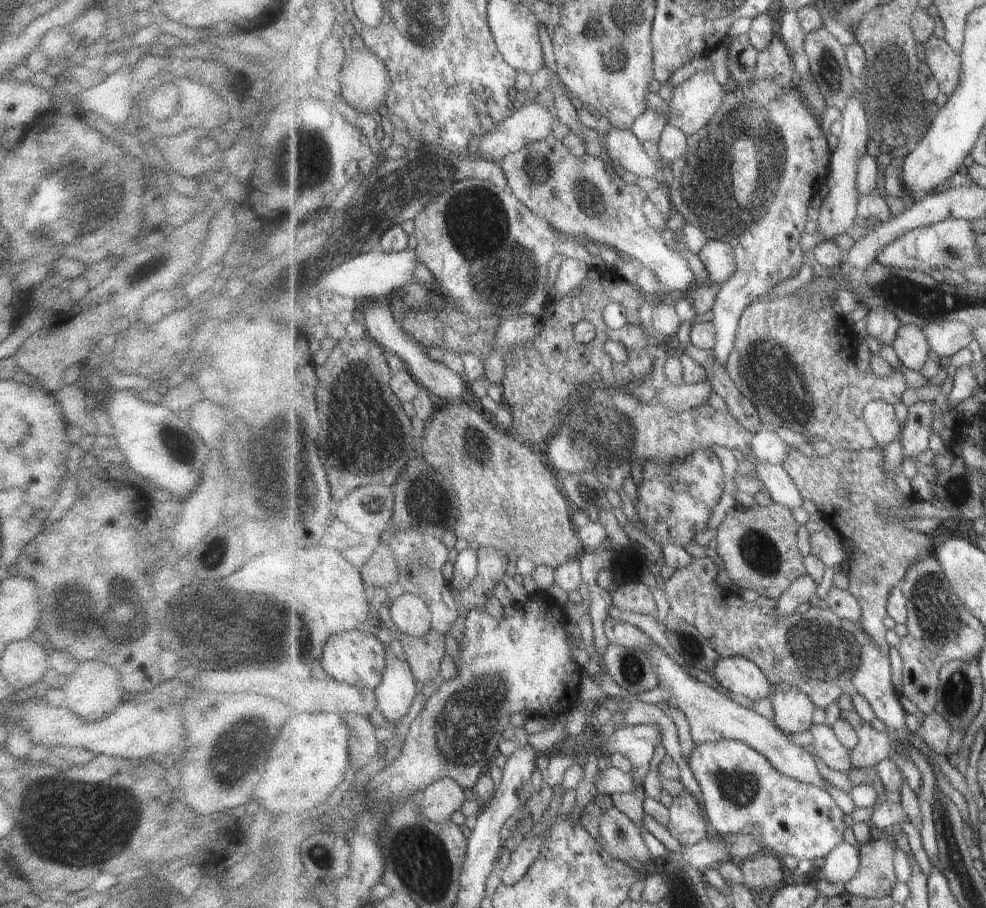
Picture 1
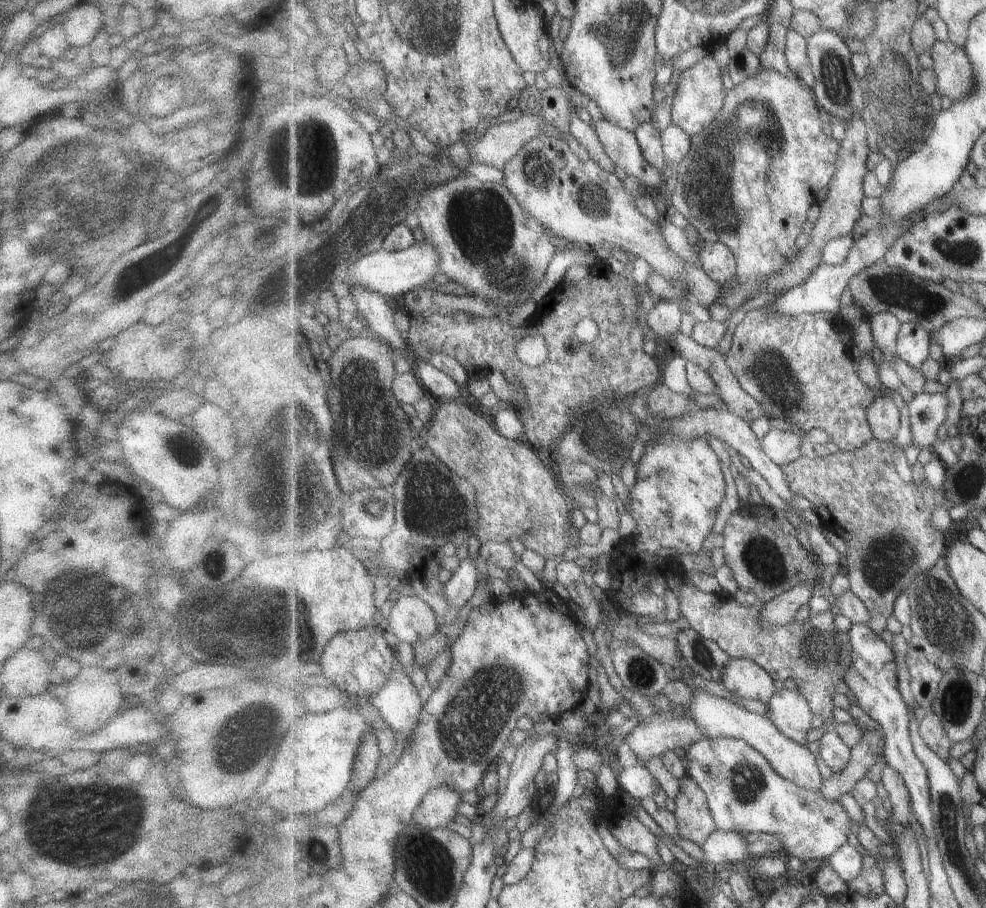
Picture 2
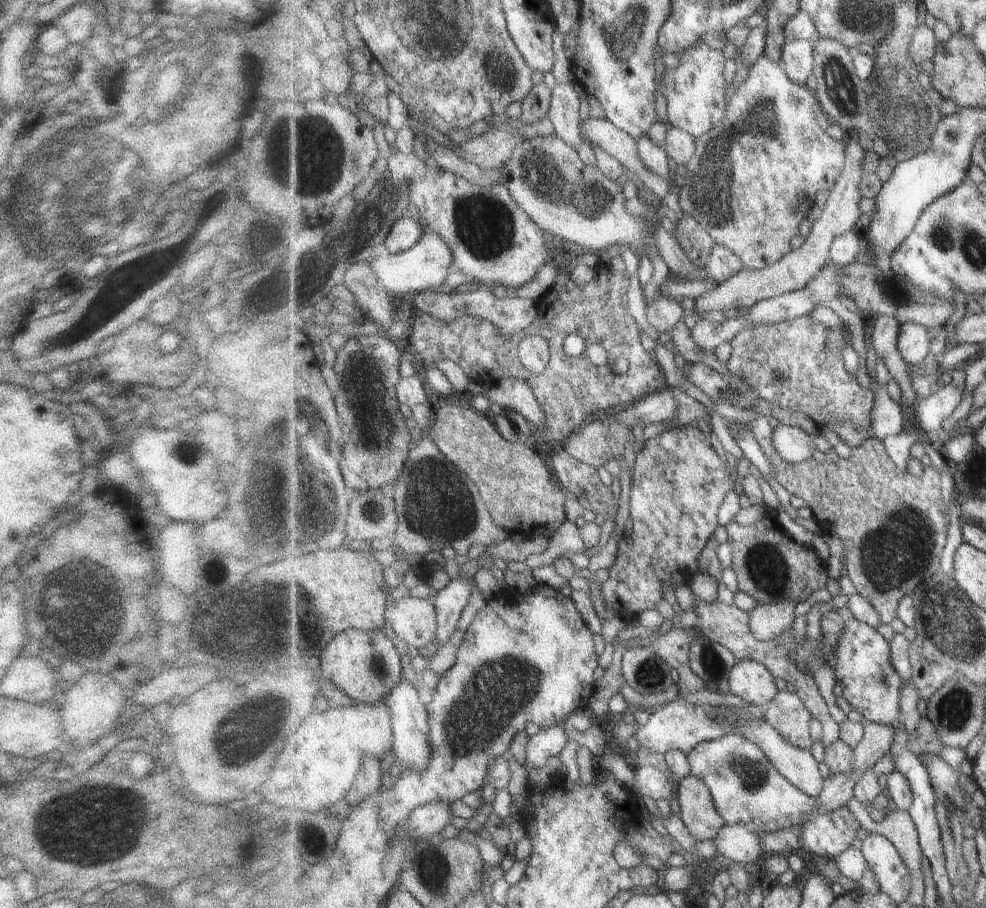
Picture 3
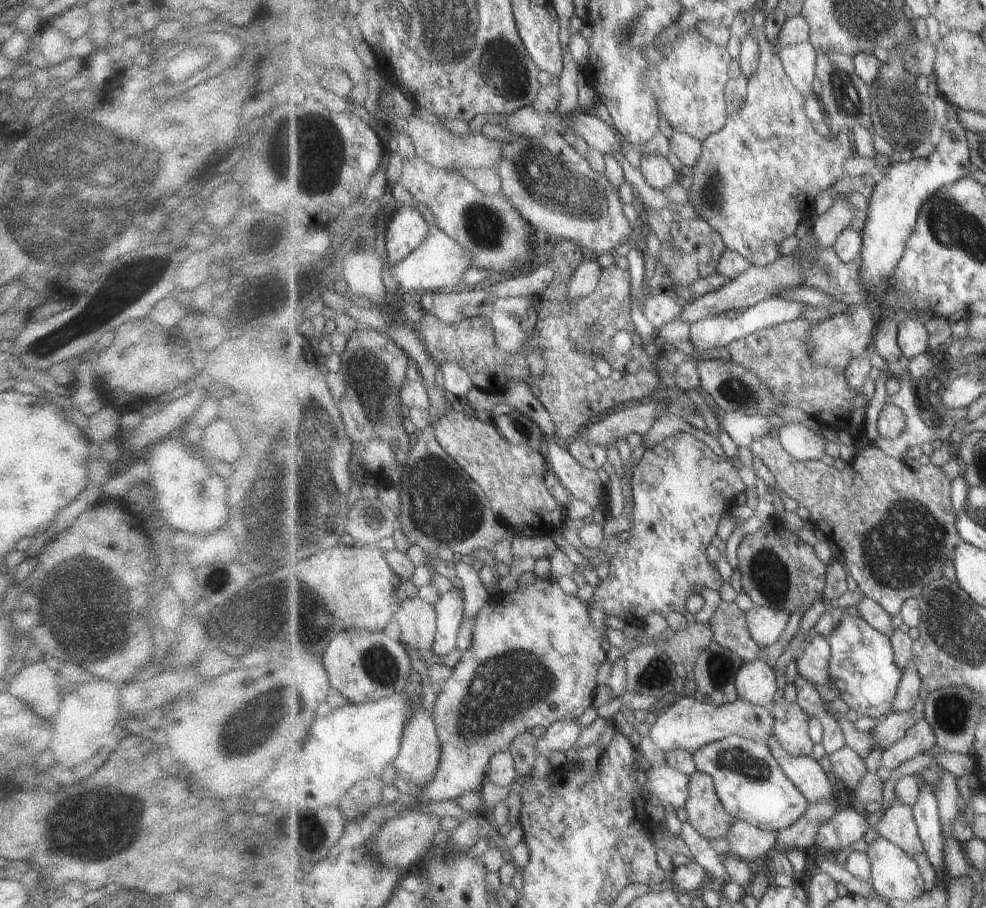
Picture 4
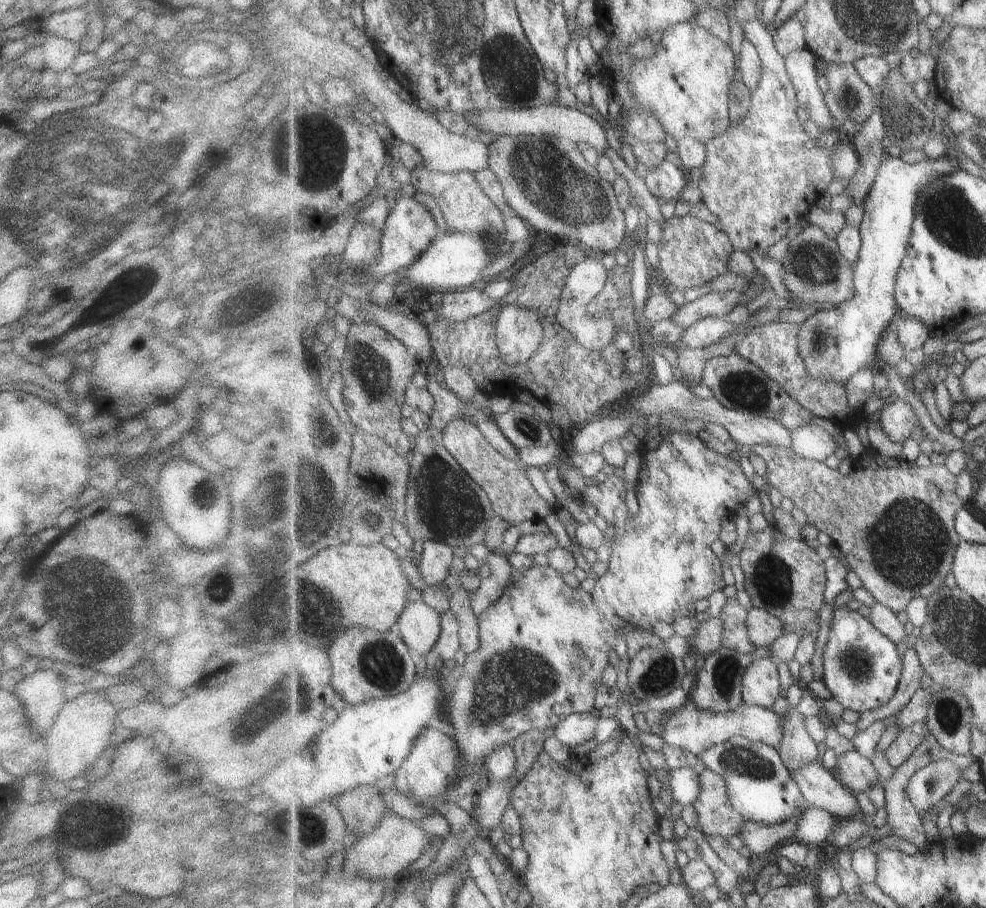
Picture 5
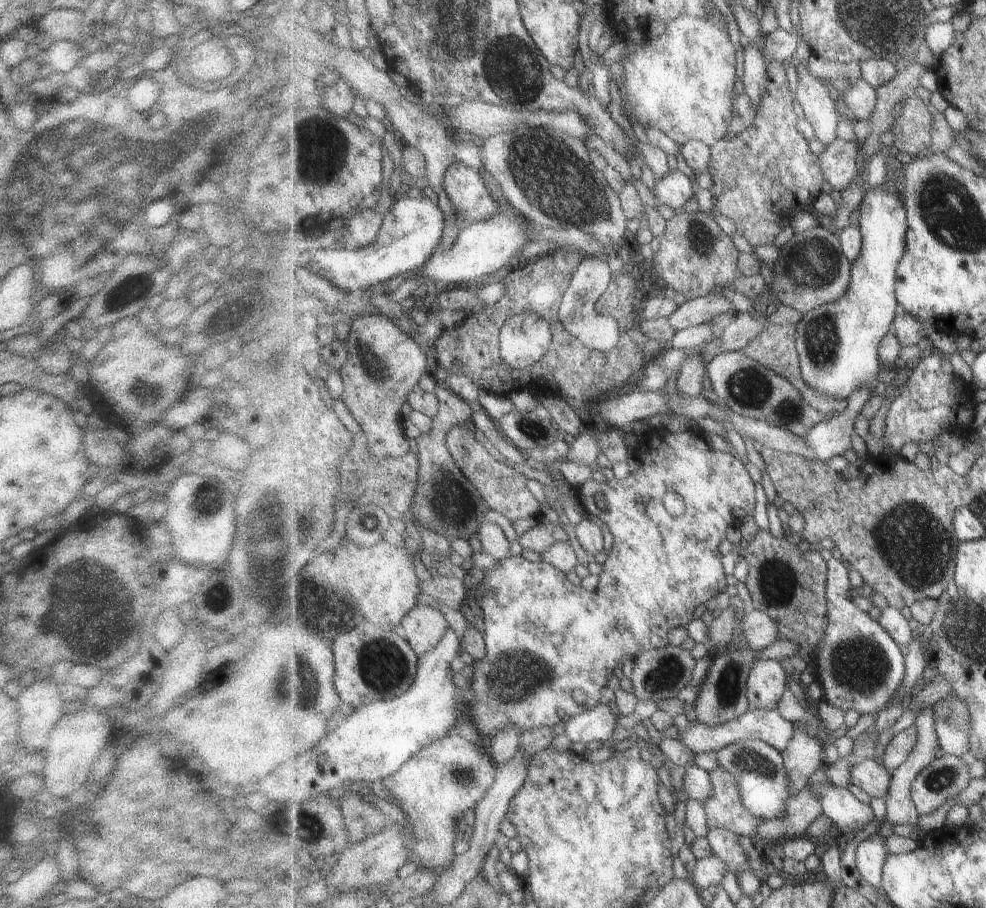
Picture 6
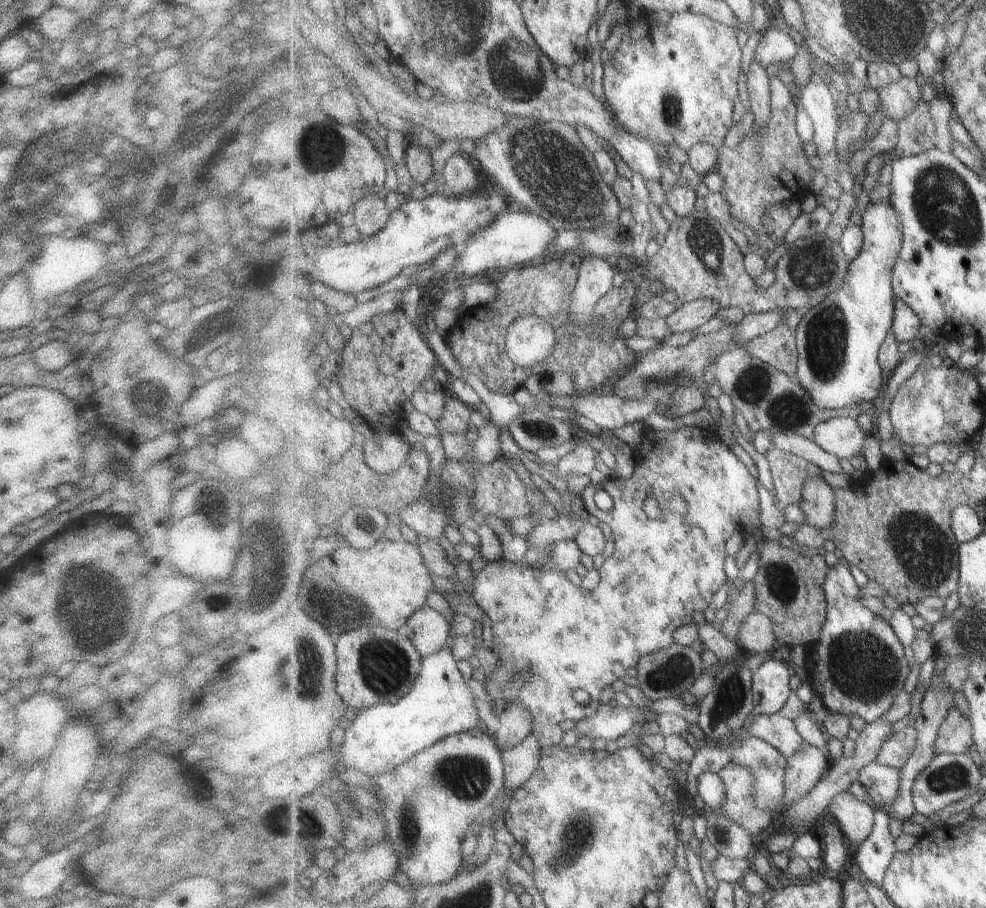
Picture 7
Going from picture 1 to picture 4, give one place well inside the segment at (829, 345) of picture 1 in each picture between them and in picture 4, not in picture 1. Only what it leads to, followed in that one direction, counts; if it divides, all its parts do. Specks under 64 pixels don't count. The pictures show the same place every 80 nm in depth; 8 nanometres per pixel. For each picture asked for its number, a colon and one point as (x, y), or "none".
2: (797, 366)
3: (789, 363)
4: (780, 355)

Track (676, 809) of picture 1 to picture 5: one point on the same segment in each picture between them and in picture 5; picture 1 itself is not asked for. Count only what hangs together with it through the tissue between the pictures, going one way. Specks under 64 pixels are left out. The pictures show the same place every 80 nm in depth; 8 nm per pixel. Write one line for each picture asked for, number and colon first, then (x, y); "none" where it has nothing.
2: (696, 823)
3: (698, 810)
4: (706, 812)
5: (716, 815)

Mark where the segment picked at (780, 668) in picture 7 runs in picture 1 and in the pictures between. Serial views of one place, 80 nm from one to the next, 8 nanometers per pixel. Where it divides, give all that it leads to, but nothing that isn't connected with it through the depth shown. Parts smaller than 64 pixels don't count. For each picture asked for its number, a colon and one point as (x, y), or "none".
1: (737, 674)
2: (743, 677)
3: (752, 681)
4: (756, 682)
5: (760, 686)
6: (767, 682)

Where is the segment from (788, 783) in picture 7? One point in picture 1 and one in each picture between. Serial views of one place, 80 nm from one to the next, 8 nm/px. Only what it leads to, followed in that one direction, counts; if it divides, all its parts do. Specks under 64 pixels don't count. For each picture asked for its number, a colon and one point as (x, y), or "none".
1: (793, 710)
2: (790, 711)
3: (787, 712)
4: (791, 729)
5: (798, 749)
6: (805, 755)

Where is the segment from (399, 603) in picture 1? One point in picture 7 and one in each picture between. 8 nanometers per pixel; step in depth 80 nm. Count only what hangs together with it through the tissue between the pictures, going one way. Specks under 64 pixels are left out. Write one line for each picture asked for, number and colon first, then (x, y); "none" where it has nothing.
2: (411, 619)
3: (415, 620)
4: (417, 621)
5: (420, 626)
6: (424, 627)
7: (430, 631)

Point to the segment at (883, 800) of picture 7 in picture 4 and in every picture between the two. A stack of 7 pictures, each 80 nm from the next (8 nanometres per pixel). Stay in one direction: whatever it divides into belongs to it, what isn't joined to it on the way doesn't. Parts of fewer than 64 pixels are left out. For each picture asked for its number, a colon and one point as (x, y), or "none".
4: (848, 768)
5: (855, 771)
6: (874, 778)

